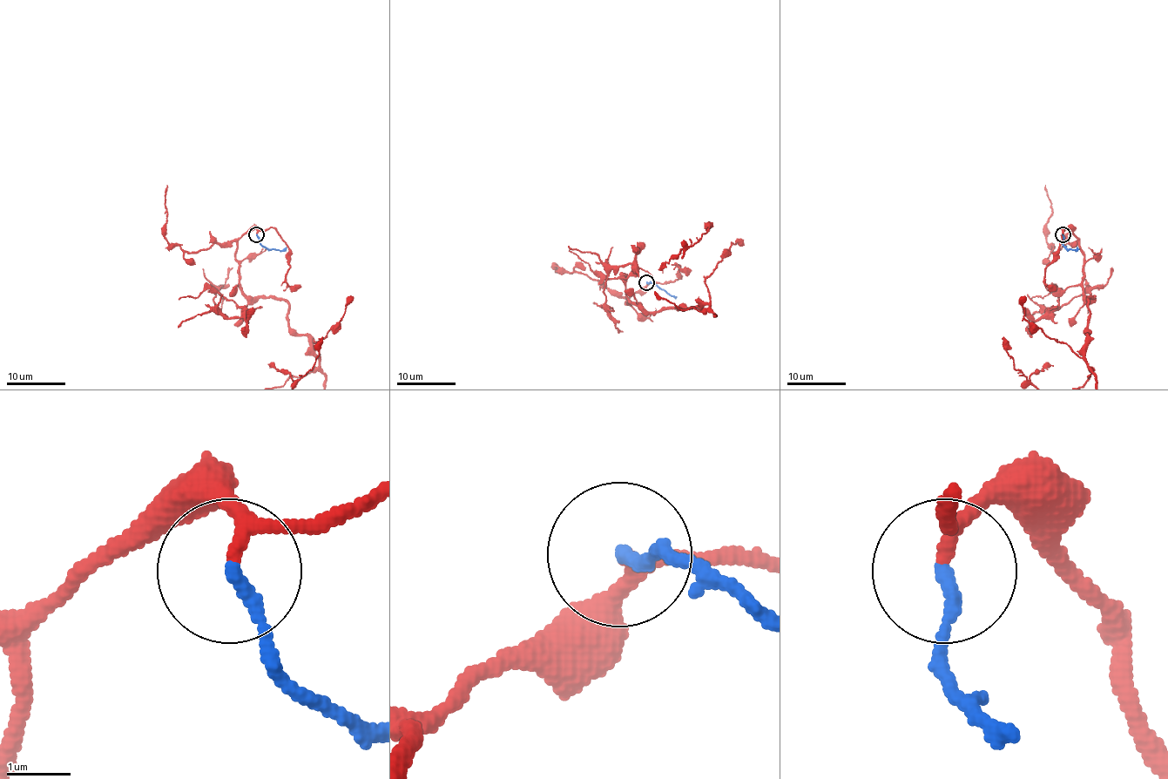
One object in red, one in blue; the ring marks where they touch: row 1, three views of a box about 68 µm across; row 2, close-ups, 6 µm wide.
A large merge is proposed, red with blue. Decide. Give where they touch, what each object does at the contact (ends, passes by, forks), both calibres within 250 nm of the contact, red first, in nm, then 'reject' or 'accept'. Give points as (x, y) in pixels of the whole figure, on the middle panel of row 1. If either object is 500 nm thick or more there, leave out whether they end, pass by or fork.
at (646, 282); red passes by; blue ends there; 190 nm thick on the red side, 220 nm on the other; accept

